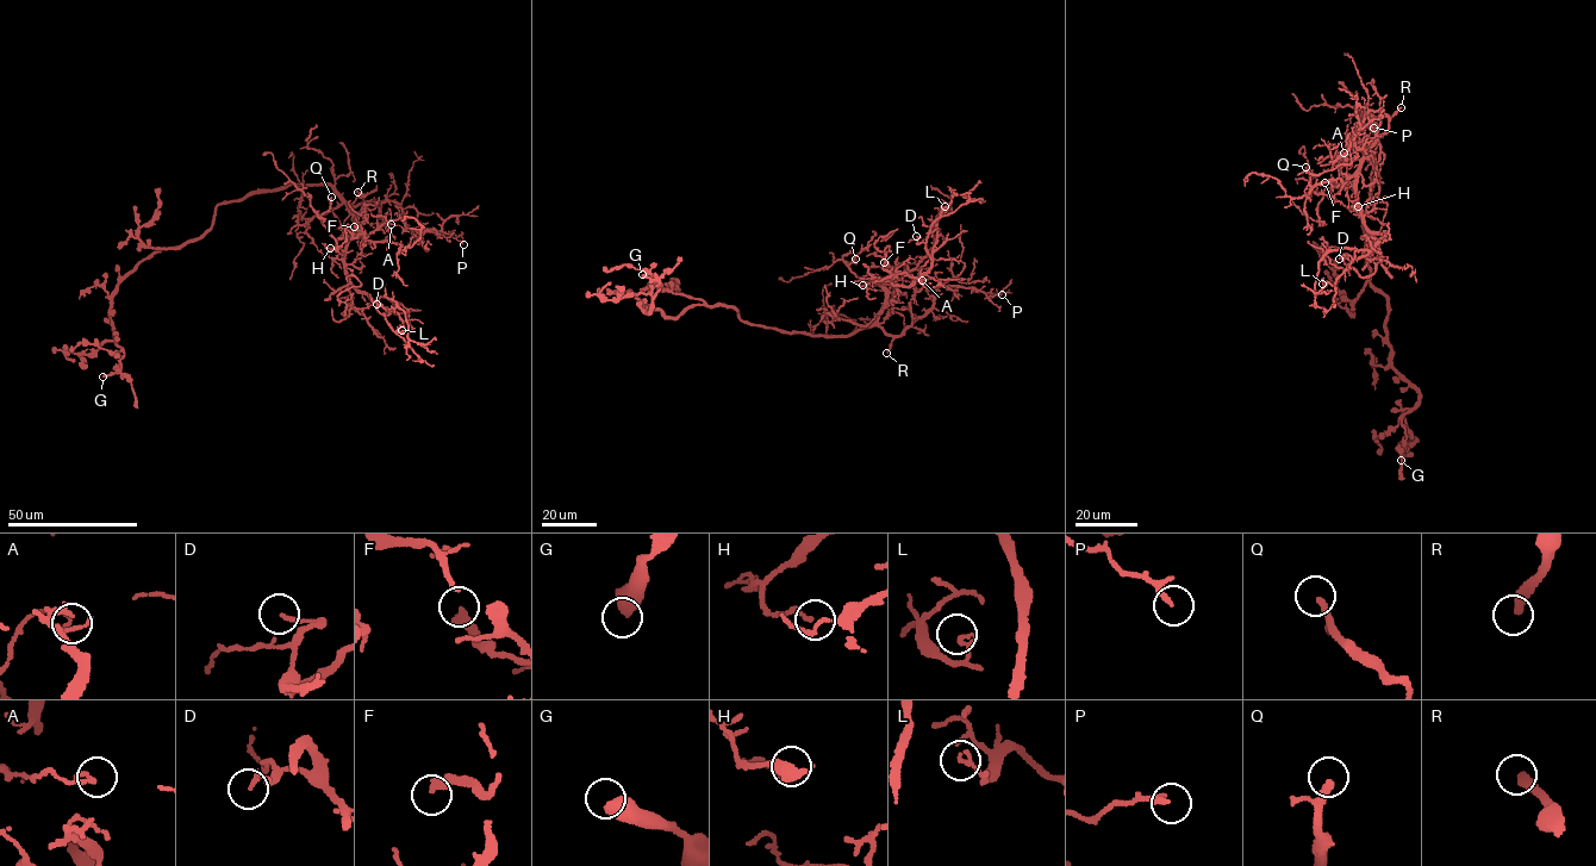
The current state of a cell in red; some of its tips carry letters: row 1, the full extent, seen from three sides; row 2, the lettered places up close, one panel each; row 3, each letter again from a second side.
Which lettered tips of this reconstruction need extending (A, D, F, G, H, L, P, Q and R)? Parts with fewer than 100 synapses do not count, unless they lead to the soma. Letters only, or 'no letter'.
R

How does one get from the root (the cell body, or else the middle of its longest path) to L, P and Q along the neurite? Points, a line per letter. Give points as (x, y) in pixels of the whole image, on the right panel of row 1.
L: (1375, 157), (1376, 124), (1357, 201), (1365, 228), (1385, 236), (1335, 285), (1322, 284)
P: (1375, 157), (1373, 125), (1377, 135), (1385, 132), (1386, 116), (1367, 114), (1352, 143), (1358, 130), (1373, 128)
Q: (1375, 157), (1376, 124), (1376, 141), (1363, 154), (1353, 185), (1319, 192), (1316, 178), (1305, 167)

